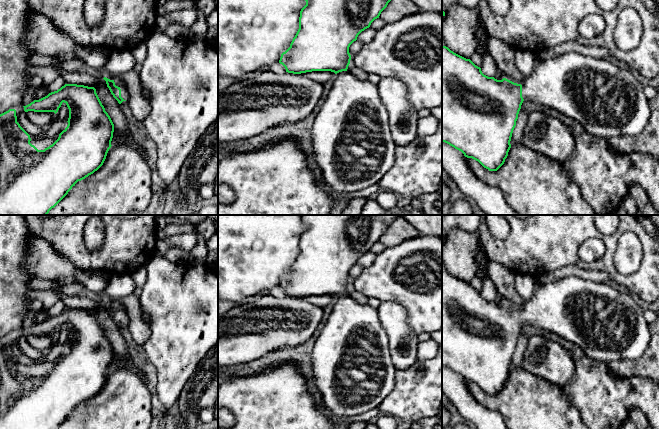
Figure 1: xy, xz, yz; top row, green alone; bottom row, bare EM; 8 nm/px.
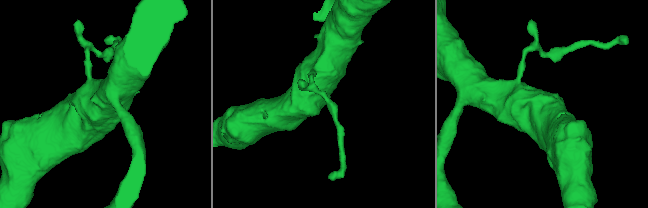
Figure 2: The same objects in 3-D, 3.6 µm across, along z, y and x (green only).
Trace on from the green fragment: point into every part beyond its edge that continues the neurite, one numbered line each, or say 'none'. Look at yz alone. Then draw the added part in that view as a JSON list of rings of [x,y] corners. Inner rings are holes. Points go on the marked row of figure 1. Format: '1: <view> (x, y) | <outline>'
1: yz (607, 101) | [[[568,52],[535,64],[532,73],[522,83],[524,101],[544,105],[557,110],[581,124],[591,135],[607,139],[615,136],[640,134],[650,119],[650,105],[644,93],[644,86],[630,69],[622,70],[604,58],[595,58],[576,52]]]

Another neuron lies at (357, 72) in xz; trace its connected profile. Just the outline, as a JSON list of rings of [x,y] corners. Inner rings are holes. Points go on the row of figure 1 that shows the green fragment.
[[[350,62],[348,69],[348,72],[350,72],[352,75],[354,75],[356,78],[360,80],[366,80],[367,79],[367,73],[363,71],[362,69],[356,67],[353,63]]]

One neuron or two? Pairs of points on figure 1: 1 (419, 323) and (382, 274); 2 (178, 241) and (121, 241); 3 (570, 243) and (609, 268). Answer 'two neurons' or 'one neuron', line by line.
1: one neuron
2: two neurons
3: one neuron

